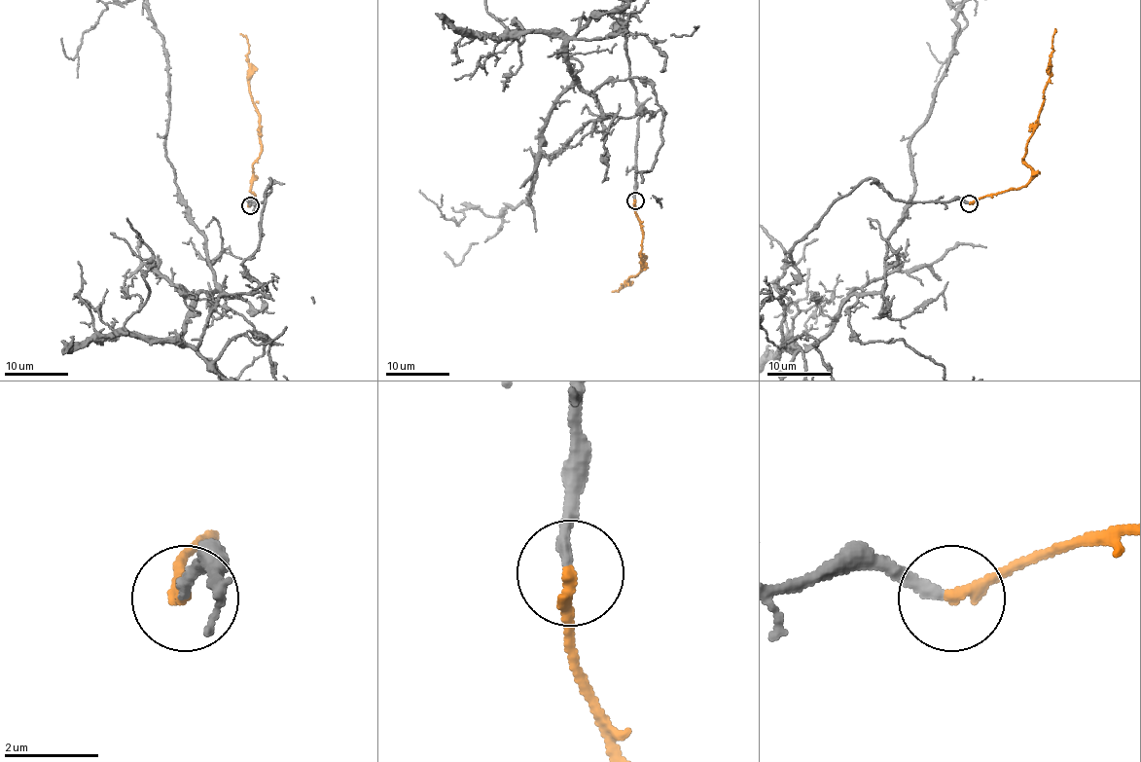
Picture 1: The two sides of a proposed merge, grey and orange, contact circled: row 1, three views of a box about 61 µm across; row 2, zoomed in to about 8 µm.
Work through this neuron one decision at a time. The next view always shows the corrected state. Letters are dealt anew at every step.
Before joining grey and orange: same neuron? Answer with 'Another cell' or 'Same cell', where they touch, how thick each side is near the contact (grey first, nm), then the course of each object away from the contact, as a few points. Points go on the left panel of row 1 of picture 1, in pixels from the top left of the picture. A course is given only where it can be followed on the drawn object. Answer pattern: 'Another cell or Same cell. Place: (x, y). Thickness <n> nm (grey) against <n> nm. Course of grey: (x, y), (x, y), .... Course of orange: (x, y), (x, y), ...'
Same cell. Place: (250, 205). Thickness 240 nm (grey) against 280 nm. Course of grey: (249, 206), (269, 177), (258, 285), (185, 347), (215, 272), (162, 36). Course of orange: (249, 206), (255, 196), (252, 163), (261, 149), (258, 112), (248, 82), (248, 39), (239, 34)

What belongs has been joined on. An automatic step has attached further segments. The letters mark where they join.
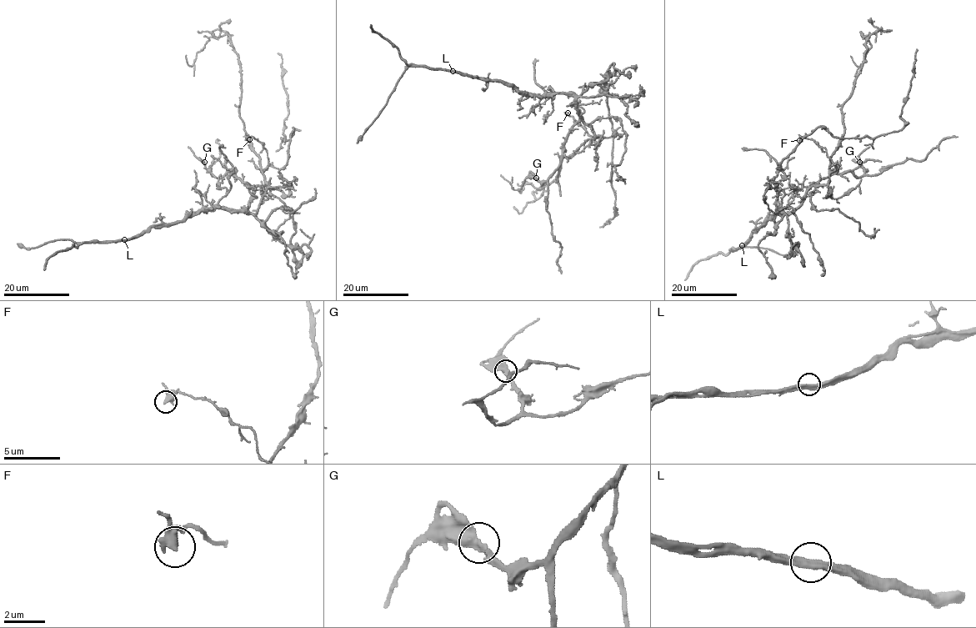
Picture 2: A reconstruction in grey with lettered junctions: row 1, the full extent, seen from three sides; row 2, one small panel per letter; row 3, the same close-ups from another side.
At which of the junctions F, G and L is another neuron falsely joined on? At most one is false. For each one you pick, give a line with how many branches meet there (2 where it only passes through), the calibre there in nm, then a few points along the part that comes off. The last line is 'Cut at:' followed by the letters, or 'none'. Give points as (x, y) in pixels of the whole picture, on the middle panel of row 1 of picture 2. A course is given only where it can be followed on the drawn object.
Cut at: none

